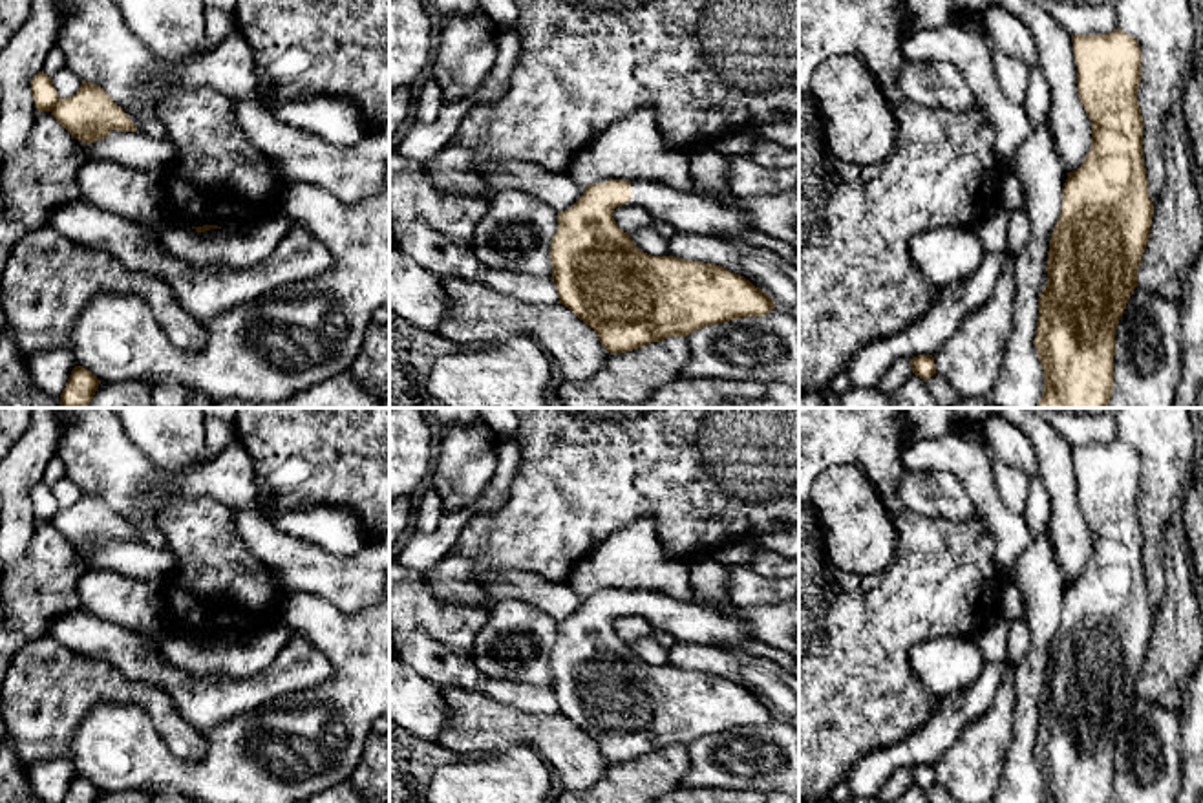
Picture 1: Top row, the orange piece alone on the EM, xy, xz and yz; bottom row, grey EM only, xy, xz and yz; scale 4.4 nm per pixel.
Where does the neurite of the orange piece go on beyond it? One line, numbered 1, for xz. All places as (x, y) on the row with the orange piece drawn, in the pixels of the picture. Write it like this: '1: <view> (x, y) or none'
1: xz (684, 211)

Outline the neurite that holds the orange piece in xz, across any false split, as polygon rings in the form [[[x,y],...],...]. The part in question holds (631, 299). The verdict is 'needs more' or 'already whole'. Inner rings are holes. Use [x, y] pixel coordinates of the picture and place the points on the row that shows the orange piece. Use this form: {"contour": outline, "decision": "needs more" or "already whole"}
{"contour": [[[603,179],[585,187],[583,196],[569,210],[558,212],[558,230],[550,241],[552,282],[558,289],[559,304],[591,326],[609,353],[633,351],[667,337],[687,337],[711,324],[764,316],[775,309],[773,300],[764,291],[722,265],[675,256],[651,256],[640,251],[612,218],[612,210],[622,205],[644,207],[651,216],[665,219],[675,232],[733,236],[750,229],[742,210],[731,201],[722,203],[708,194],[680,192],[658,181]]], "decision": "needs more"}

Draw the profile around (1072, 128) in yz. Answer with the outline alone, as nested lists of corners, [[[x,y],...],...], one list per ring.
[[[991,0],[1018,16],[1037,44],[1038,66],[1051,88],[1049,126],[1064,166],[1077,170],[1091,148],[1091,121],[1077,91],[1071,35],[1031,0]]]

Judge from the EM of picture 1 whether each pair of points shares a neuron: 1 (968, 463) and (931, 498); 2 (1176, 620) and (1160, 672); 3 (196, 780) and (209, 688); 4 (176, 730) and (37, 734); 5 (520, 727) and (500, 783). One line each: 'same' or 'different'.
1: different
2: same
3: different
4: same
5: different

